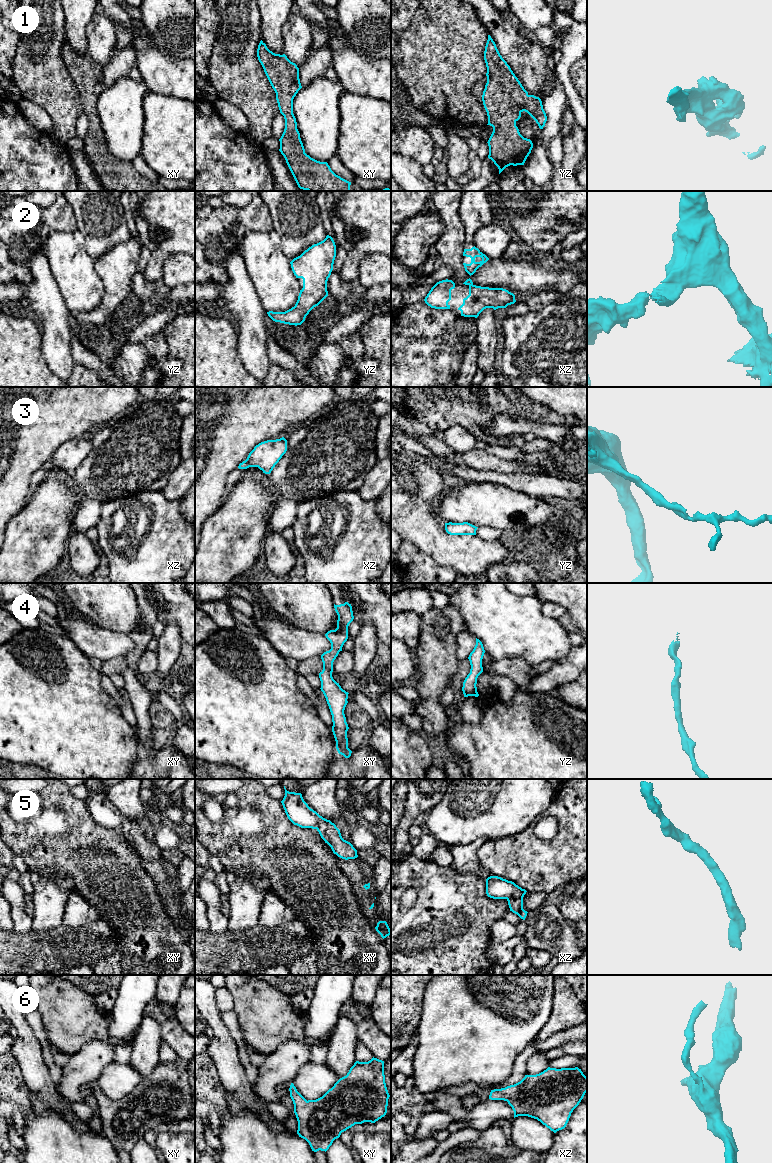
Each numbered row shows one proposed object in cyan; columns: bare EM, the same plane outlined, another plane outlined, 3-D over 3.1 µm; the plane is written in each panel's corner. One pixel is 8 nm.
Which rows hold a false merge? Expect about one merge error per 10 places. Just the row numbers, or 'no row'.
no row

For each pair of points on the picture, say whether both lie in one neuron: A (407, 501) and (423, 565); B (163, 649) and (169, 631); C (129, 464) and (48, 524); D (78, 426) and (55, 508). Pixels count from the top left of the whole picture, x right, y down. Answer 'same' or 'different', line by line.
A: different
B: same
C: same
D: different

